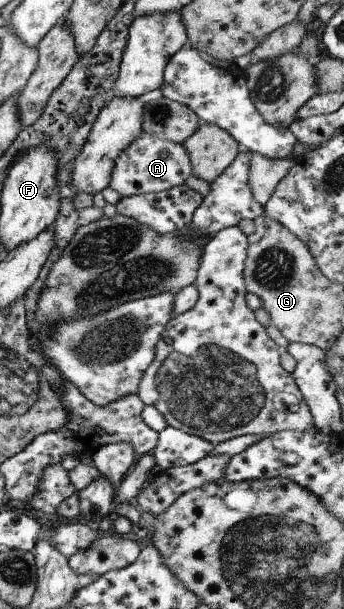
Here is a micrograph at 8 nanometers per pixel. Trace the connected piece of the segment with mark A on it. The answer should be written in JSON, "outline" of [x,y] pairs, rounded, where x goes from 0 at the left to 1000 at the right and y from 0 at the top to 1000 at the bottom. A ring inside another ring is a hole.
{"outline":[[[413,217],[401,228],[378,235],[378,241],[355,246],[355,255],[343,255],[343,261],[331,261],[317,305],[355,325],[483,314],[494,307],[529,304],[552,287],[558,271],[529,236],[459,228],[448,222]]]}

